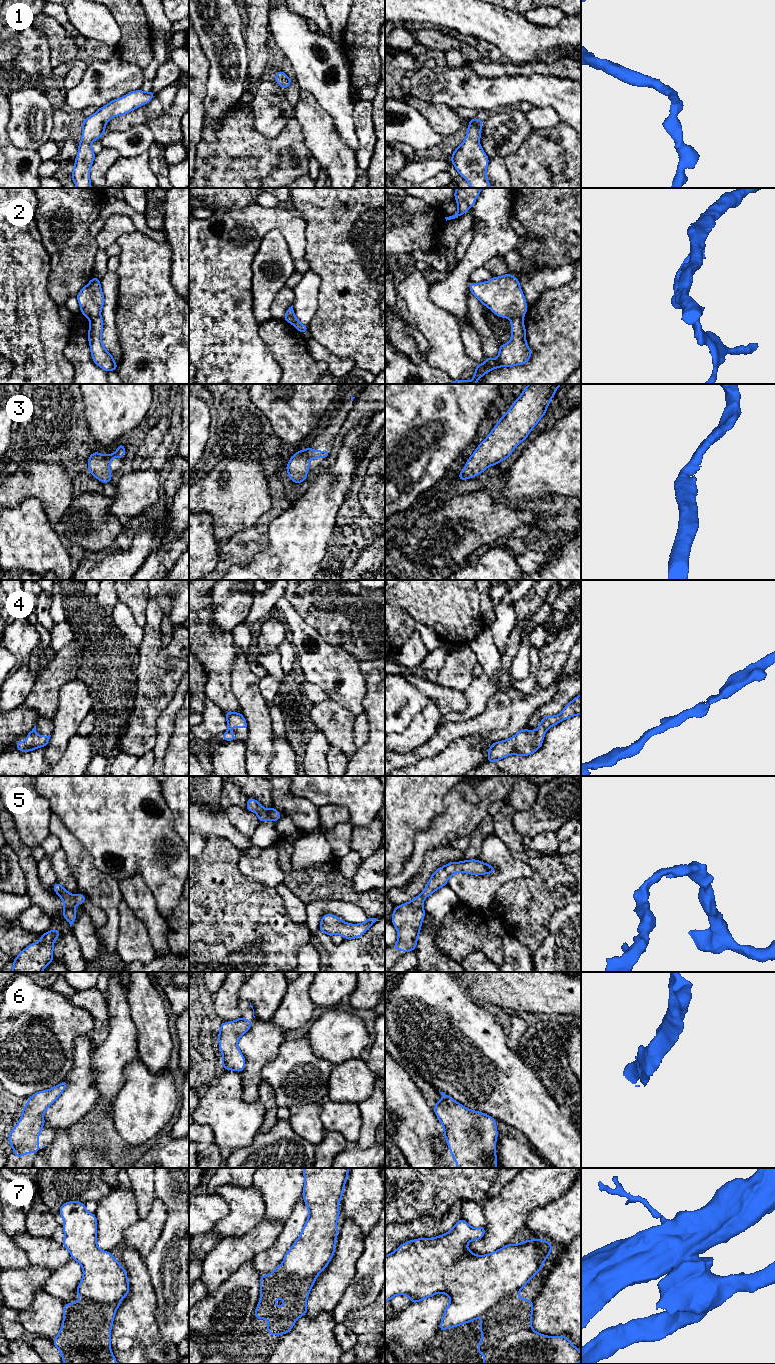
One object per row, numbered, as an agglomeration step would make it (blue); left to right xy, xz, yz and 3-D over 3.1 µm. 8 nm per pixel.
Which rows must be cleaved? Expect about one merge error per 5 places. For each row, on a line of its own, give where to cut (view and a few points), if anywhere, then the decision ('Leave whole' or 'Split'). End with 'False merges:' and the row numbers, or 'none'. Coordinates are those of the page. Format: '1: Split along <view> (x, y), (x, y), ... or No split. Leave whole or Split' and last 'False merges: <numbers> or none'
1: No split. Leave whole
2: Split along yz (522, 316), (517, 316), (511, 320). Split
3: No split. Leave whole
4: No split. Leave whole
5: No split. Leave whole
6: No split. Leave whole
7: Split along yz (517, 1294), (503, 1296), (500, 1301), (488, 1310), (484, 1320). Split
False merges: 2, 7

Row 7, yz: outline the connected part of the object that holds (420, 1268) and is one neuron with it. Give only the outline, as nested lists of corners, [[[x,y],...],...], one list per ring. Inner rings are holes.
[[[464,1219],[458,1220],[454,1227],[448,1231],[446,1234],[433,1237],[433,1238],[419,1238],[411,1241],[407,1241],[401,1244],[395,1251],[385,1256],[385,1302],[391,1300],[396,1295],[409,1296],[412,1304],[422,1301],[428,1297],[434,1296],[437,1293],[446,1294],[450,1297],[450,1303],[447,1305],[445,1311],[443,1312],[443,1317],[440,1323],[440,1332],[451,1328],[457,1327],[464,1323],[470,1323],[476,1318],[486,1319],[487,1312],[490,1308],[493,1308],[495,1304],[502,1301],[503,1296],[516,1296],[524,1288],[524,1286],[540,1271],[545,1260],[549,1257],[552,1251],[552,1244],[543,1239],[531,1239],[528,1241],[522,1241],[519,1244],[512,1245],[507,1244],[501,1249],[486,1255],[475,1255],[467,1248],[467,1244],[473,1240],[482,1239],[485,1233],[484,1225],[481,1227],[474,1228],[470,1226]]]

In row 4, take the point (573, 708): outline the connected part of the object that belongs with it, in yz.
[[[581,694],[569,702],[560,714],[545,716],[535,731],[522,729],[509,739],[492,743],[487,762],[495,762],[509,755],[529,756],[542,746],[544,735],[551,726],[575,715],[581,715]]]

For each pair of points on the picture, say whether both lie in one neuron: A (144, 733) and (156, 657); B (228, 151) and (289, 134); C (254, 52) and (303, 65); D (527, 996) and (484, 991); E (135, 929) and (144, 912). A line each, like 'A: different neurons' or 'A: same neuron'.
A: same neuron
B: same neuron
C: different neurons
D: same neuron
E: different neurons

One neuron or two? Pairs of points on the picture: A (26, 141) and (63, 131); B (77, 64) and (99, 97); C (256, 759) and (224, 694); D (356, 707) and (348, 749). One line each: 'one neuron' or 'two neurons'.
A: two neurons
B: two neurons
C: two neurons
D: two neurons

